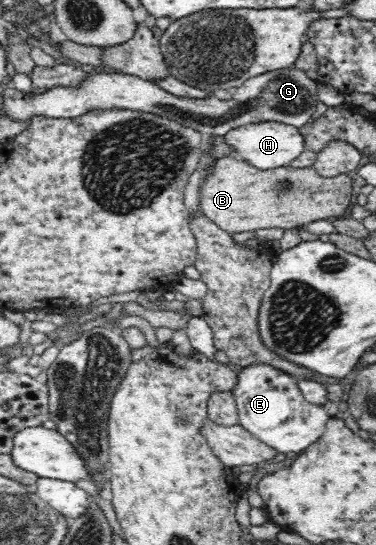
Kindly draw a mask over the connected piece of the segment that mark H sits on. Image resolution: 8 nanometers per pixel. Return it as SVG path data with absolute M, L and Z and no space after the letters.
M279 122L249 123L227 131L220 140L231 148L227 153L231 158L249 163L259 170L271 170L288 166L306 150L303 146L303 136L297 129L298 127Z

